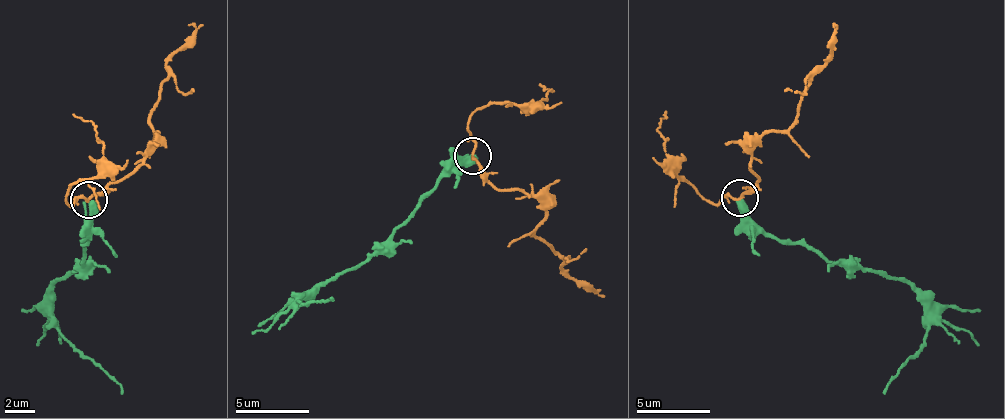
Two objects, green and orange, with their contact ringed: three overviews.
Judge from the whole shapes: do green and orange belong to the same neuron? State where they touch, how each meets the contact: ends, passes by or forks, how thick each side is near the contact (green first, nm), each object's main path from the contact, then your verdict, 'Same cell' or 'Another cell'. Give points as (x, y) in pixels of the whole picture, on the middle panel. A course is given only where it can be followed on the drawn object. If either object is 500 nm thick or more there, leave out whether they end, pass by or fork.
Place: (472, 156). Thickness 500 nm (green) against 170 nm. Course of green: (473, 155), (465, 159), (413, 218), (393, 233), (380, 248), (320, 288), (297, 292), (303, 304), (329, 297). Course of orange: (473, 155), (500, 188), (538, 199), (545, 218), (534, 236), (564, 258), (567, 272), (605, 298). Another cell

